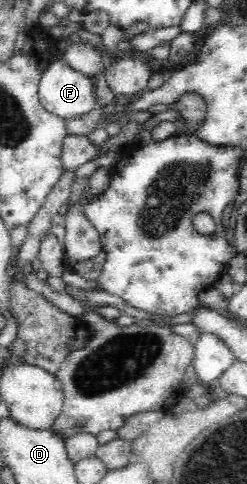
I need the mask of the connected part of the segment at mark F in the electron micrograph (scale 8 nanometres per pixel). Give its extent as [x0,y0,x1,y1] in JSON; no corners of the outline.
[38,61,95,119]

